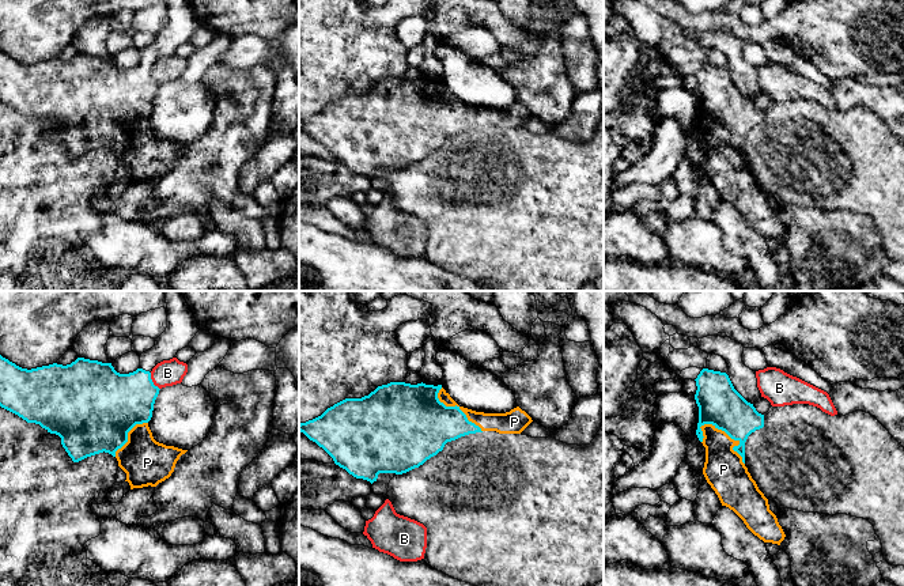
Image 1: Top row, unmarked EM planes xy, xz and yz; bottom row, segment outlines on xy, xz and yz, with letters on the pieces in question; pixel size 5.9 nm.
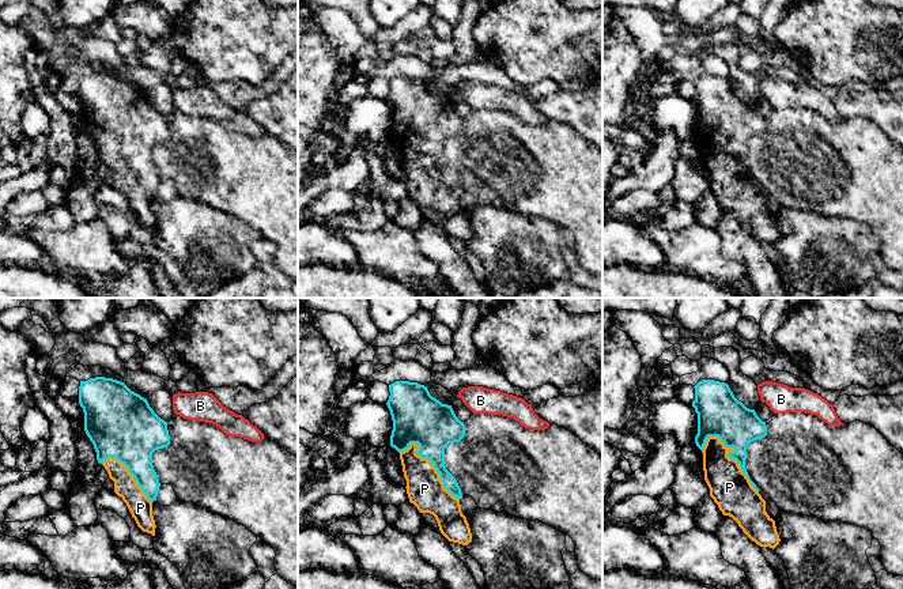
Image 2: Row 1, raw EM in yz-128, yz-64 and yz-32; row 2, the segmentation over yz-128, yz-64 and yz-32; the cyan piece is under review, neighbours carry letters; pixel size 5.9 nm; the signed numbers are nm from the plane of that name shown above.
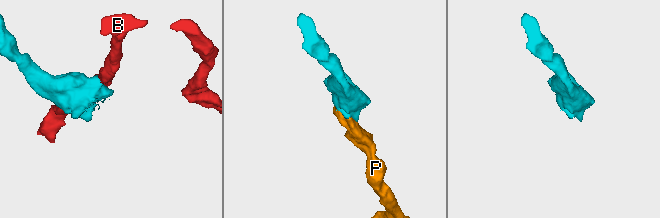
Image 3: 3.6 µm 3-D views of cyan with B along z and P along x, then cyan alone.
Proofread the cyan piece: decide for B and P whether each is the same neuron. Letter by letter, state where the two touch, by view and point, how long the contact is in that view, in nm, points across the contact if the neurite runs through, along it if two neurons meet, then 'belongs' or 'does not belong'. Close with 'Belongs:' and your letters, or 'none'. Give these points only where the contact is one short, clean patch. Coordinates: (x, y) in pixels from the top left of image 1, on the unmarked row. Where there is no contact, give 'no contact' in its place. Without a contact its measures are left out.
B: meets cyan in xy at (151, 76); contact 120 nm long; border along xy (150, 68), (151, 76), (159, 84); does not belong
P: meets cyan in yz at (730, 132); contact 340 nm long; belongs
Belongs: P

